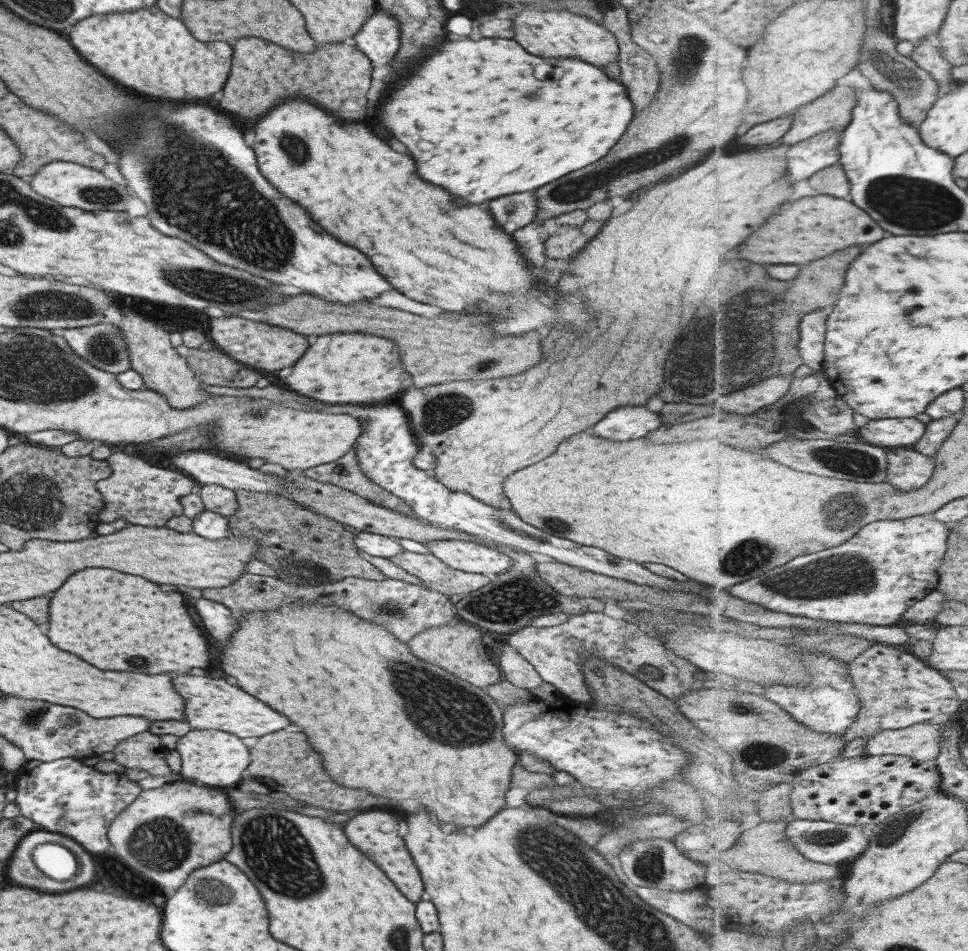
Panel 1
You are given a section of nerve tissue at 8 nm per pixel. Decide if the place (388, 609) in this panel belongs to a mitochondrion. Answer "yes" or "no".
yes

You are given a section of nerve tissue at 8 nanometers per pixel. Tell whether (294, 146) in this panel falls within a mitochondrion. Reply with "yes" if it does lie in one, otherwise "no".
yes

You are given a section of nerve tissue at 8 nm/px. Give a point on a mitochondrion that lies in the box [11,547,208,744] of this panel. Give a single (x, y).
(34, 716)

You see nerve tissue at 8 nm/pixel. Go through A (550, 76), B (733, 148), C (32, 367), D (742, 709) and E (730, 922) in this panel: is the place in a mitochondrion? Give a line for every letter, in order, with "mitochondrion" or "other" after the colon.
A: other
B: other
C: mitochondrion
D: other
E: other

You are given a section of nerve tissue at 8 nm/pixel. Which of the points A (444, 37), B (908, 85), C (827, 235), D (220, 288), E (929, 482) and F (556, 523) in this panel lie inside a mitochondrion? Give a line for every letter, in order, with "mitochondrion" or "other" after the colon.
A: other
B: mitochondrion
C: other
D: mitochondrion
E: other
F: mitochondrion

